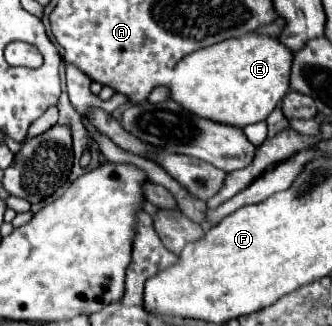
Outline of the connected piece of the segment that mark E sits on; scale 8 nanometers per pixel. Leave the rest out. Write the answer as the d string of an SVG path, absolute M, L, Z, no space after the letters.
M247 33L233 41L221 41L183 57L175 65L169 99L197 117L243 129L249 123L265 121L285 97L291 59L291 51L273 37Z

